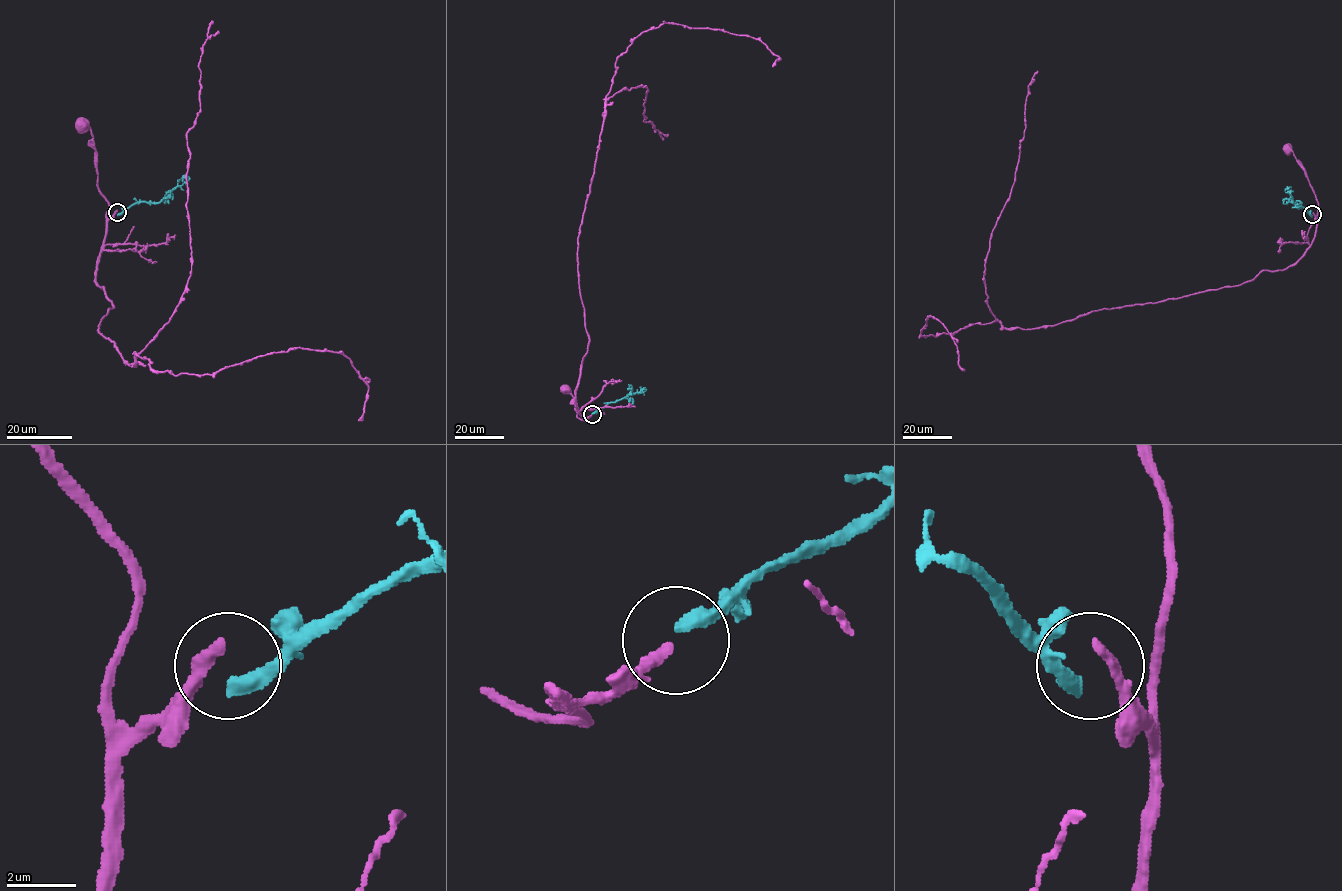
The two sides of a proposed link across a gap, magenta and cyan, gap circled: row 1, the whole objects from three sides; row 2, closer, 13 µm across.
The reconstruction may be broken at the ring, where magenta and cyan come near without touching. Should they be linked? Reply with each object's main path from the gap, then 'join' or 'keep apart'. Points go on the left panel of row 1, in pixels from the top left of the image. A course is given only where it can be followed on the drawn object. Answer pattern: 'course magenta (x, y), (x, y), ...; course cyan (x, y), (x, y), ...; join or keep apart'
course magenta (117, 211), (106, 217), (109, 202), (97, 184), (93, 136), (88, 127), (81, 125); course cyan (117, 214), (140, 202), (160, 202), (183, 183), (183, 178), (187, 177), (184, 177); keep apart

